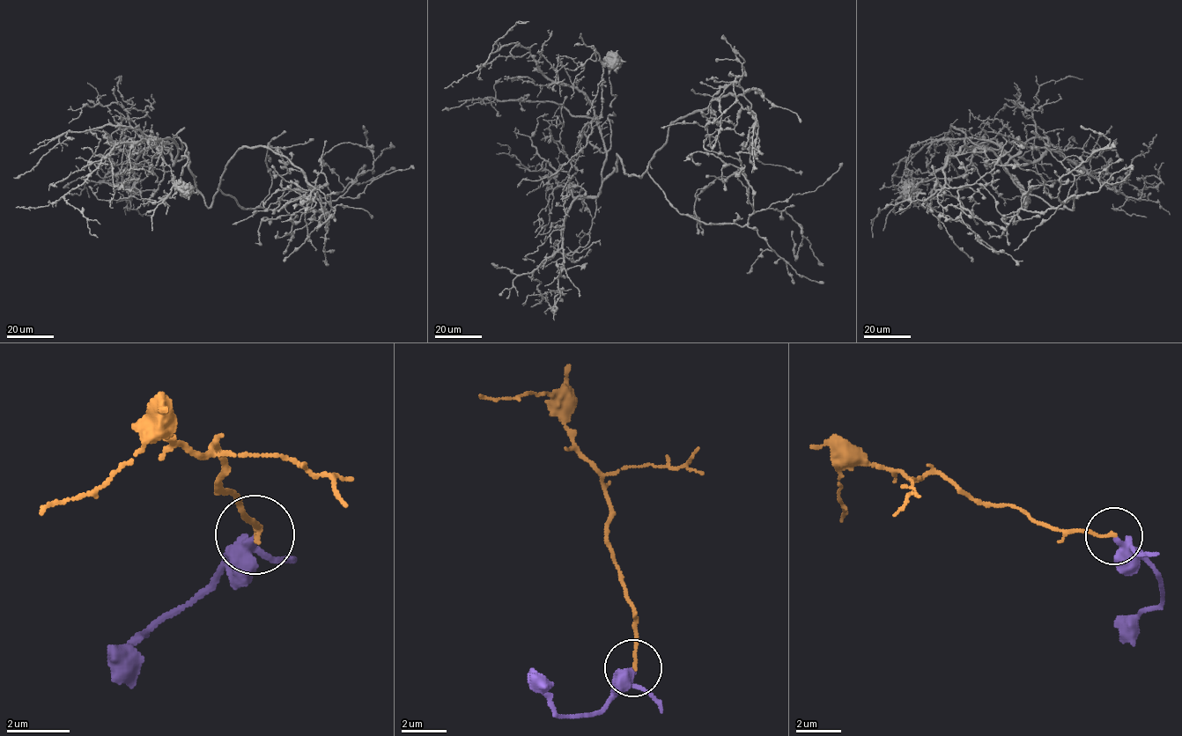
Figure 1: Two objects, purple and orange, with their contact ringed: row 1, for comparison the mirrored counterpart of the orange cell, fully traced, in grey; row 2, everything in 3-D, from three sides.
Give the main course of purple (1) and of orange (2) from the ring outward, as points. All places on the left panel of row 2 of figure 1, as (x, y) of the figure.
1: (253, 536), (205, 584), (110, 663)
2: (253, 536), (261, 528), (229, 489), (221, 489), (213, 449), (197, 457), (166, 433), (134, 457), (39, 512)

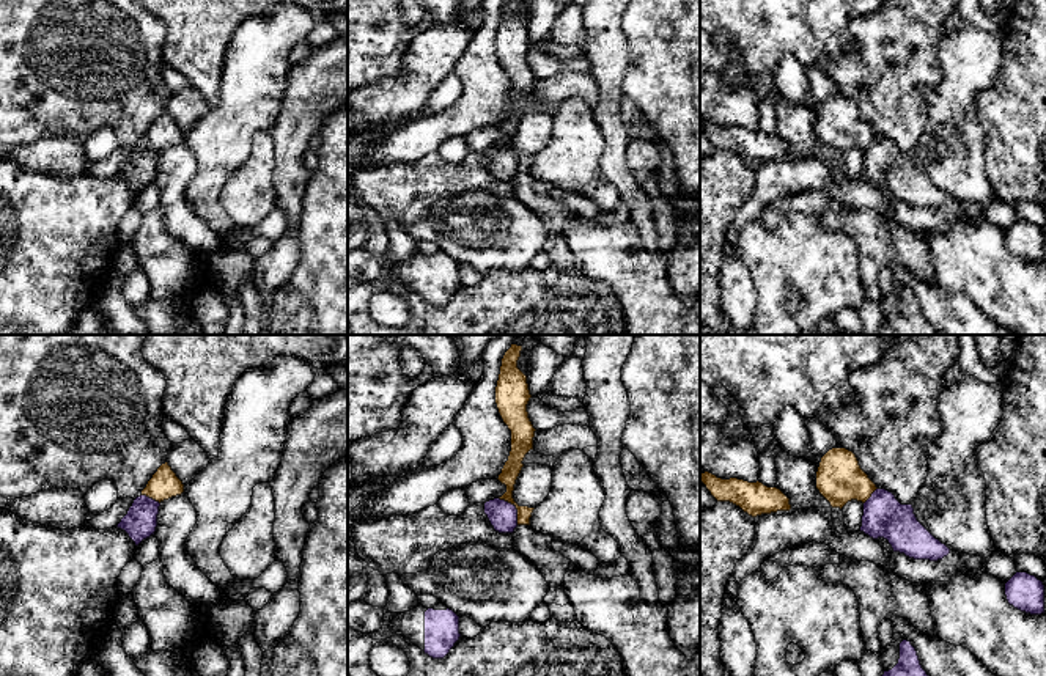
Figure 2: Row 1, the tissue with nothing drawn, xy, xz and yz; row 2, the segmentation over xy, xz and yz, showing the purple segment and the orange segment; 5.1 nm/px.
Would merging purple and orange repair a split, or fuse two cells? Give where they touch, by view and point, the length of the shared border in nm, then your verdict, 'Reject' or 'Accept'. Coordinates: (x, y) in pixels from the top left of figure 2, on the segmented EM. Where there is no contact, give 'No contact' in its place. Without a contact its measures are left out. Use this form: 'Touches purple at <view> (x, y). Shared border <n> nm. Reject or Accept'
Touches purple at xz (515, 508). Shared border 170 nm. Reject

